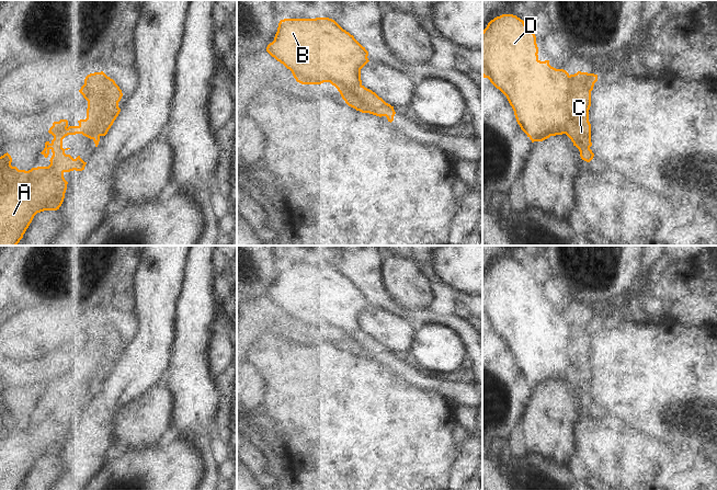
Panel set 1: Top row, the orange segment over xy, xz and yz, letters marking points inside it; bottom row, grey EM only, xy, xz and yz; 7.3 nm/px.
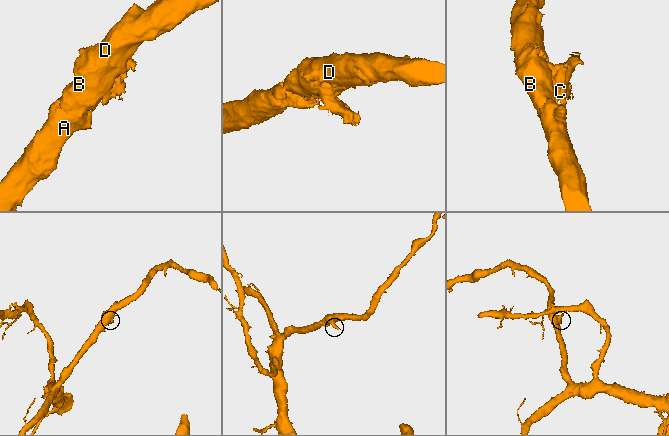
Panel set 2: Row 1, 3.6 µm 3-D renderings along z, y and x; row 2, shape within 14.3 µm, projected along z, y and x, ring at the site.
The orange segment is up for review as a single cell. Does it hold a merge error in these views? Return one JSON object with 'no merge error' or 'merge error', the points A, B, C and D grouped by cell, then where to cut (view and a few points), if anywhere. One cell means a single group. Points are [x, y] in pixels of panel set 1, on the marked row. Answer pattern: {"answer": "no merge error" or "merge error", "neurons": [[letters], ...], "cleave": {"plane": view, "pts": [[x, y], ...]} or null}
{"answer": "merge error", "neurons": [["A", "B", "D"], ["C"]], "cleave": {"plane": "yz", "pts": [[570, 76], [571, 92], [567, 101], [567, 125], [564, 133]]}}

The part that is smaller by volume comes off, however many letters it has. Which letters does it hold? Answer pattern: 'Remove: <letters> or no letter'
Remove: C

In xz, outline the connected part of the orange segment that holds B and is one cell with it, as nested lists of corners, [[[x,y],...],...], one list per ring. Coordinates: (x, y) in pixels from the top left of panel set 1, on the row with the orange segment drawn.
[[[329,18],[284,19],[266,52],[289,69],[301,84],[330,82],[337,89],[362,84],[361,69],[369,61],[368,52],[353,35]]]

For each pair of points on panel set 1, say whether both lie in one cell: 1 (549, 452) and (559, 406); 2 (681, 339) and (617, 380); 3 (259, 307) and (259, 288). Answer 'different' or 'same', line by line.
1: same
2: same
3: different

